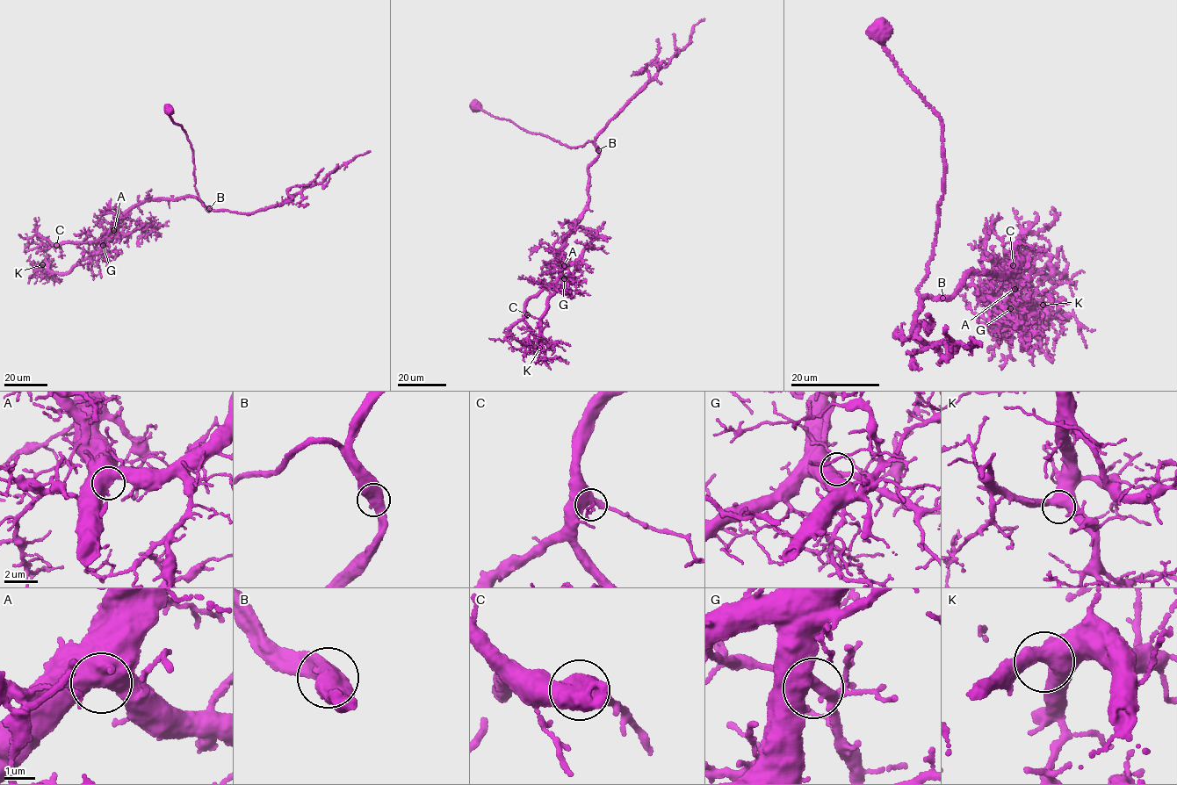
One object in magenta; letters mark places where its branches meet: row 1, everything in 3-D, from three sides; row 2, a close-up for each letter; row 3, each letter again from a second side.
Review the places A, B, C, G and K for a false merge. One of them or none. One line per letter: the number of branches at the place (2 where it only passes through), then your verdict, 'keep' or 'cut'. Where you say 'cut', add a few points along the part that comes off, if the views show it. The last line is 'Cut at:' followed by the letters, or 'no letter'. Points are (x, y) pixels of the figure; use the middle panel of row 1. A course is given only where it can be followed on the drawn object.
A: 2 branches meet; keep
B: 2 branches meet; keep
C: 2 branches meet; keep
G: 2 branches meet; keep
K: 2 branches meet; keep
Cut at: no letter

